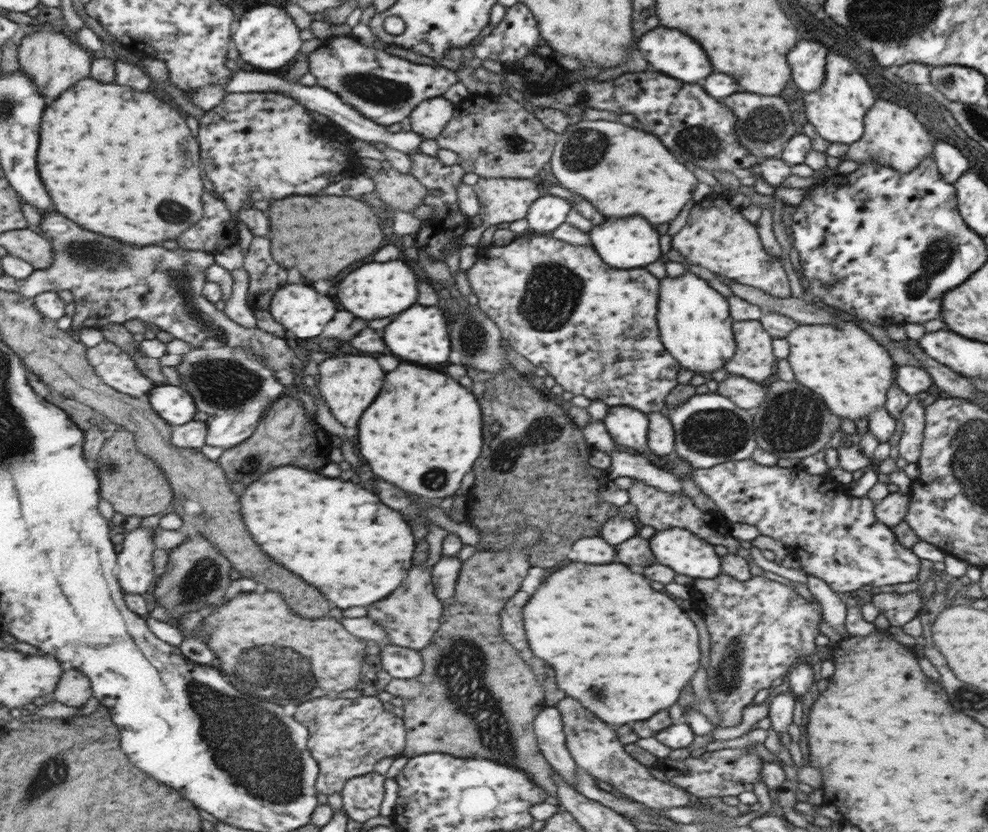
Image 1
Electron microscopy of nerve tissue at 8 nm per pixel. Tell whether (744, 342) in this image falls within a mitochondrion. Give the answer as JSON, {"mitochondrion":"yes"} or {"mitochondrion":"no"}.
{"mitochondrion":"no"}

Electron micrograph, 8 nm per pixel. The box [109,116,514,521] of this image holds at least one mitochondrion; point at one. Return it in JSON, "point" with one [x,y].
{"point":[223,382]}

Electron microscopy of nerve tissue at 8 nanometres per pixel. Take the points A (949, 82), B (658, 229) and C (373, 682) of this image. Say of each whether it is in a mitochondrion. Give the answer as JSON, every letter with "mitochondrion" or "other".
{"A":"mitochondrion","B":"other","C":"other"}

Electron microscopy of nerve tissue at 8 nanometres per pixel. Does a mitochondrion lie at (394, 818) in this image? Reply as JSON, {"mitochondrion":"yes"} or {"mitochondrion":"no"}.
{"mitochondrion":"no"}

